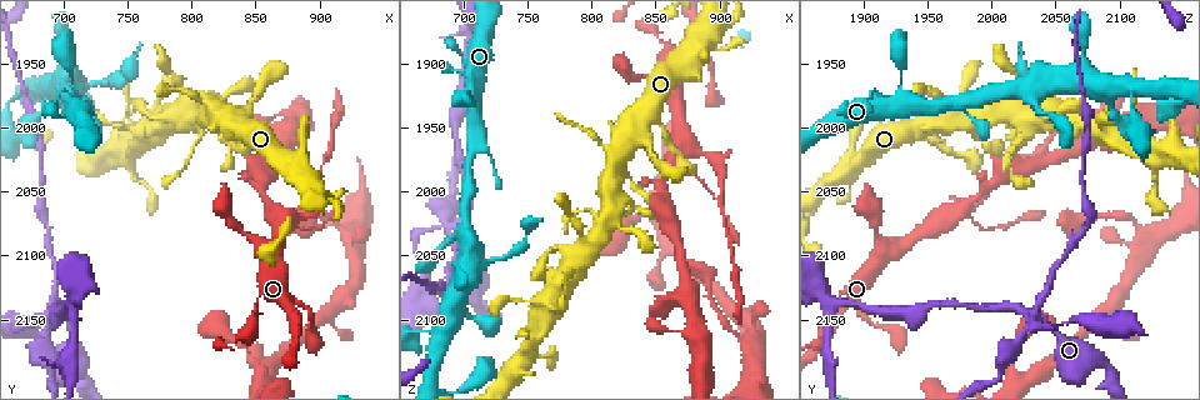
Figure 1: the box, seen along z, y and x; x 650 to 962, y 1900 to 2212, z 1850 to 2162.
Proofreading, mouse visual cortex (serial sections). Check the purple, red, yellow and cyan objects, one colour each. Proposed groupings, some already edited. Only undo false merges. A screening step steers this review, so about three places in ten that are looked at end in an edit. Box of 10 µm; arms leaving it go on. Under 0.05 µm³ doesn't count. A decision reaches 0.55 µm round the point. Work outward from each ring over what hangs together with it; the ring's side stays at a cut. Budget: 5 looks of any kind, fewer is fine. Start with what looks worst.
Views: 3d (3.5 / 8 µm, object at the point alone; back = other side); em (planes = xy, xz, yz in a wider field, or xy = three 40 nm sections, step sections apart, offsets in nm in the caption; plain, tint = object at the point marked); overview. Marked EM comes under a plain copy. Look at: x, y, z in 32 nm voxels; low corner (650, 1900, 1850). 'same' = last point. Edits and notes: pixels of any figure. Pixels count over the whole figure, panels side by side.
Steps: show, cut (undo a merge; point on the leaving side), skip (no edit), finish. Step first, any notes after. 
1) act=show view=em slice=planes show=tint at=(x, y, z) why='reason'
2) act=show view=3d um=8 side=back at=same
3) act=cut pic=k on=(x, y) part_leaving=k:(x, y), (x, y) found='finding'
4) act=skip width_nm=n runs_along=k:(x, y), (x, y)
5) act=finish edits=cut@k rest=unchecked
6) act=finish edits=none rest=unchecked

act=show view=3d um=3.5 at=(878, 2072, 1966) why='three-way junction'

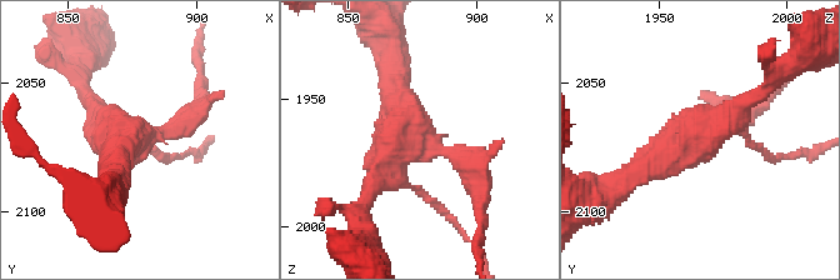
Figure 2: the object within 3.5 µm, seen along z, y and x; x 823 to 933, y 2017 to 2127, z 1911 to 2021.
act=show view=em slice=xy step=2 show=tint at=(880, 2072, 1968)

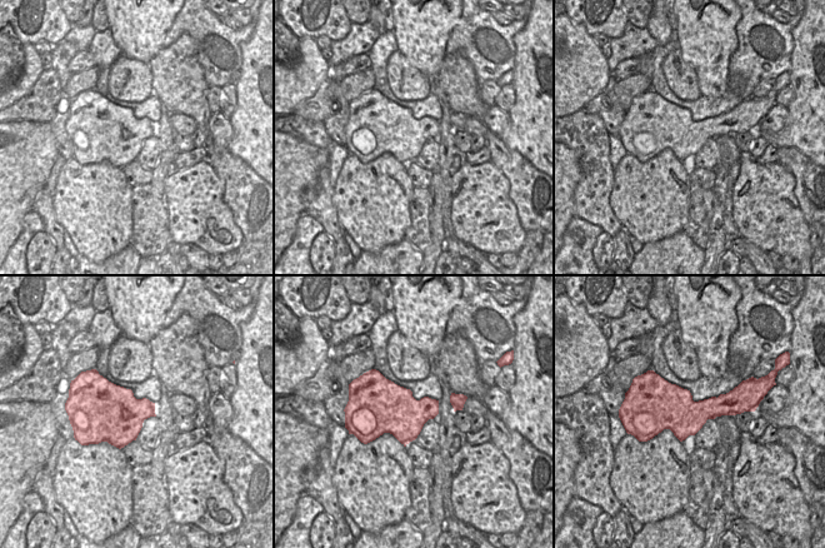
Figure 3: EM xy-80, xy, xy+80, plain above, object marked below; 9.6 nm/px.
act=cut pic=2 on=(483, 161) part_leaving=2:(453, 155), (471, 168), (479, 241) found='a second cell is stuck on'

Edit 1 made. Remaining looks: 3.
act=show view=3d um=3.5 at=(718, 1968, 2054) why='thin arm on a thick one'

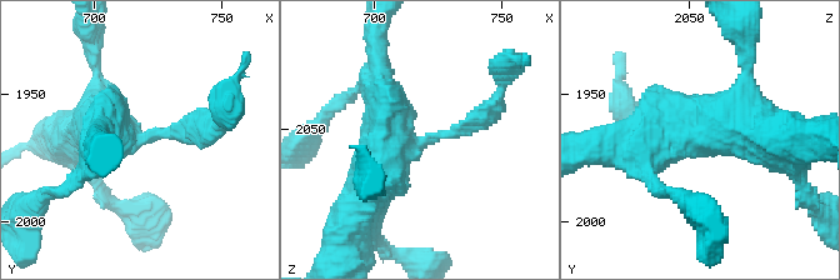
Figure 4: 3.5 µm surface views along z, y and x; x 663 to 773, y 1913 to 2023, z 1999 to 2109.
act=show view=em slice=planes show=tint at=(719, 1967, 2054)

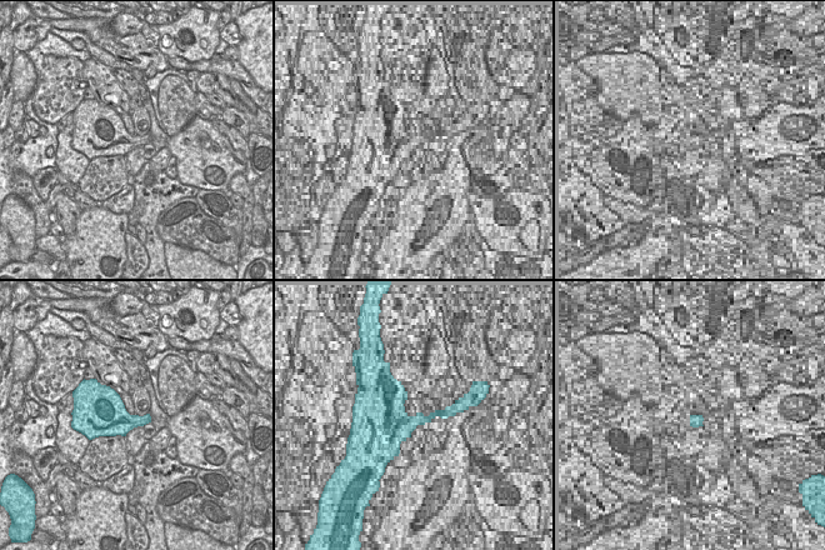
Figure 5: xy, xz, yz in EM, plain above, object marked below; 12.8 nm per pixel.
act=cut pic=4 on=(194, 129) width_nm=380 part_leaving=4:(155, 136), (213, 129), (229, 101) found='two cells meet here'

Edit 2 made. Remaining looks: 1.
act=finish edits=cut@2,cut@4 rest=unchecked

